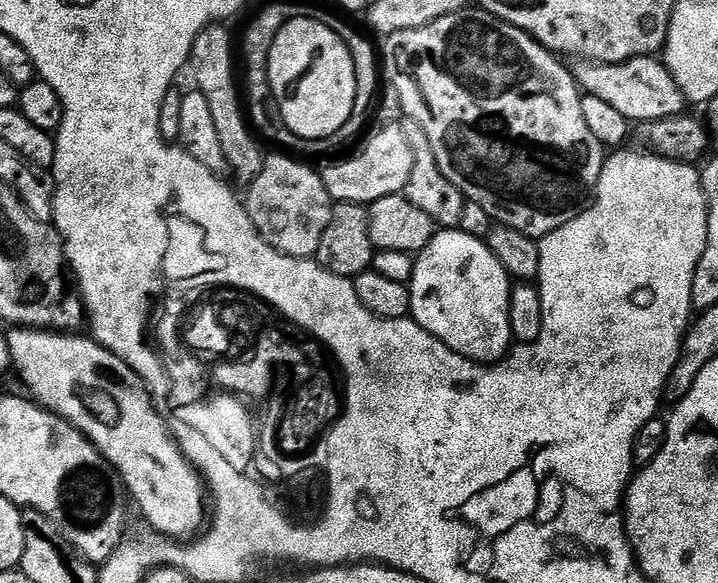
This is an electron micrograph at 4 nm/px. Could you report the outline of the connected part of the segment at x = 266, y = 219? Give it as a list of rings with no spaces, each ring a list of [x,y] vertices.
[[[269,155],[258,178],[247,185],[246,192],[250,222],[254,222],[258,234],[267,244],[287,256],[315,257],[318,242],[322,240],[322,230],[326,230],[334,207],[332,195],[326,190],[319,171],[315,172],[288,156]]]

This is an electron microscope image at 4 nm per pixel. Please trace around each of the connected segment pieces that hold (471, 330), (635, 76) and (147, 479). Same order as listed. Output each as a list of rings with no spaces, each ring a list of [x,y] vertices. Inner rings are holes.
[[[440,230],[415,257],[415,262],[412,282],[408,285],[412,299],[411,319],[450,346],[450,350],[475,364],[495,364],[497,360],[503,360],[514,344],[510,326],[510,298],[514,284],[487,243],[481,237],[459,230]]]
[[[655,55],[635,56],[632,60],[621,61],[620,64],[584,62],[581,65],[581,68],[574,72],[576,83],[581,89],[589,96],[597,96],[604,102],[610,102],[610,106],[621,111],[629,122],[661,120],[679,116],[685,111],[684,89],[678,86],[678,82],[668,71],[667,64]]]
[[[13,327],[8,332],[8,342],[12,368],[20,371],[21,382],[32,391],[29,392],[31,399],[73,424],[111,462],[112,467],[120,473],[127,495],[134,501],[135,507],[137,504],[141,514],[152,523],[153,533],[169,538],[192,538],[205,527],[204,478],[185,458],[184,451],[172,439],[172,433],[168,431],[164,417],[152,403],[149,385],[144,382],[139,371],[132,372],[133,365],[122,362],[122,358],[118,358],[113,352],[96,343],[88,334]]]

